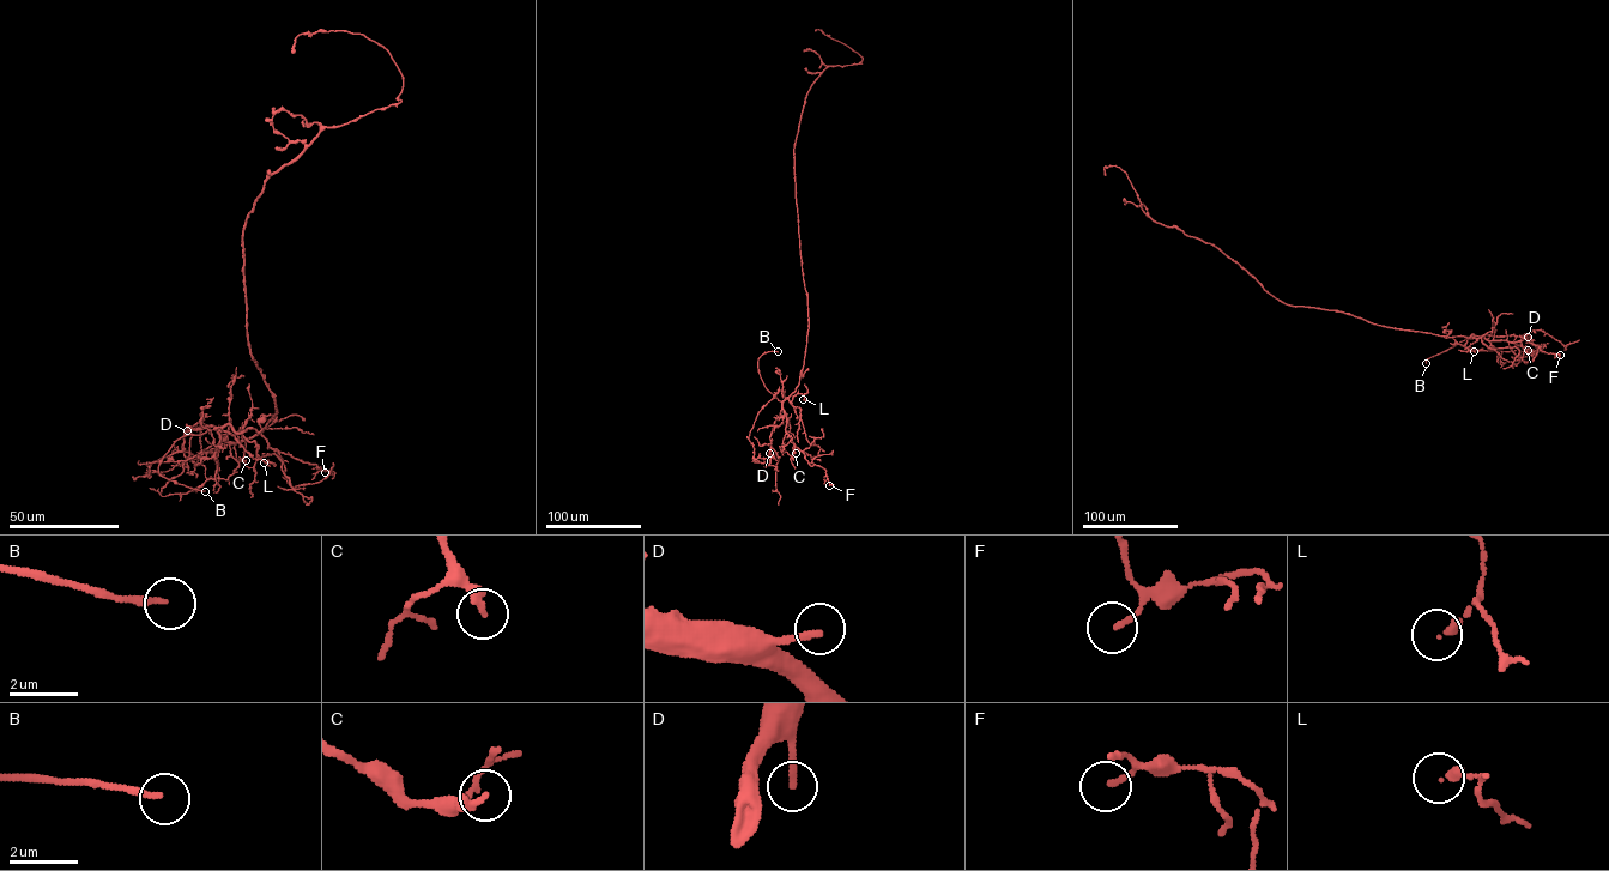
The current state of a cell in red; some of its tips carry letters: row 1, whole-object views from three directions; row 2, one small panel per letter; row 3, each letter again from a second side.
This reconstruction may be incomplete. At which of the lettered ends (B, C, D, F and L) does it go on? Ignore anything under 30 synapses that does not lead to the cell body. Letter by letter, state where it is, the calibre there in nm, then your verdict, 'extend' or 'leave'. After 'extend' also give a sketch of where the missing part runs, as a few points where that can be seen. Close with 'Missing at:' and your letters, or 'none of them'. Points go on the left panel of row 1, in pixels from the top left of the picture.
B: (205, 491) | 190 nm | extend | (205, 491), (241, 496), (278, 479)
C: (246, 460) | 280 nm | leave
D: (187, 430) | 200 nm | extend | (187, 430), (195, 405)
F: (325, 472) | 140 nm | leave
L: (264, 463) | 240 nm | leave
Missing at: B, D

